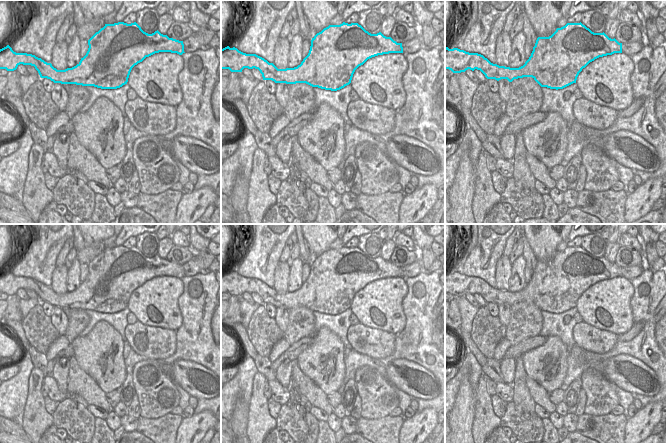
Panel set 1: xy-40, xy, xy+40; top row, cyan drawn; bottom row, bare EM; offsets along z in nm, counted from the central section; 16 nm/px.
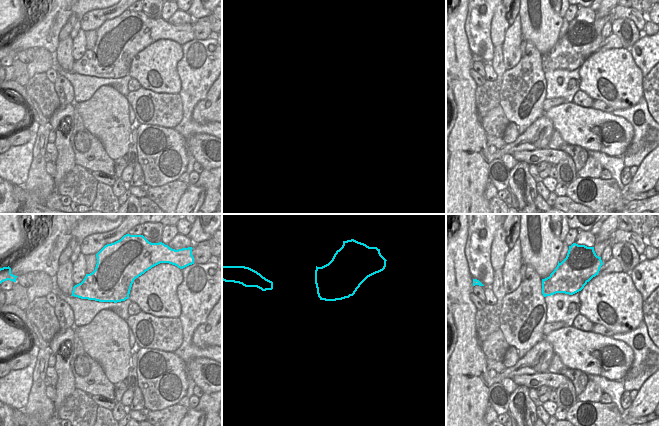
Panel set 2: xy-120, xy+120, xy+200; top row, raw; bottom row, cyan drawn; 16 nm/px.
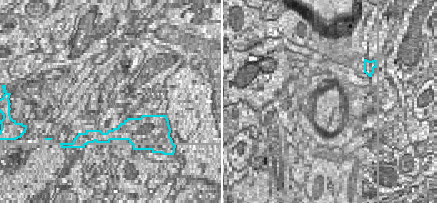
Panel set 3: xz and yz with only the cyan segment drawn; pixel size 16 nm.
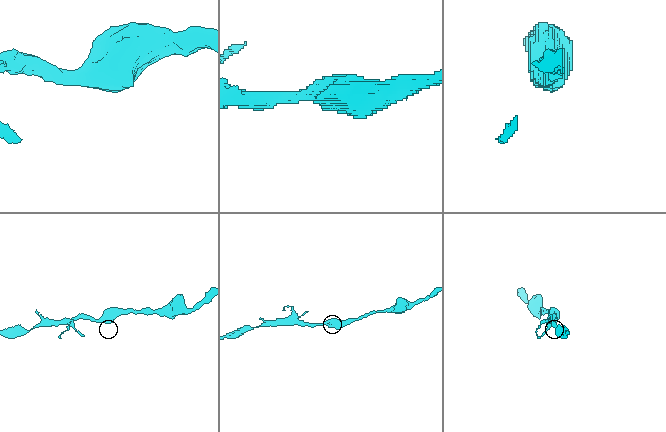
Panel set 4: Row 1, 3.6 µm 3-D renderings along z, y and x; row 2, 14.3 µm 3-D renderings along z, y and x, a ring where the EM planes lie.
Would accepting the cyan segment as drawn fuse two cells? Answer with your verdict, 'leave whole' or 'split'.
leave whole

